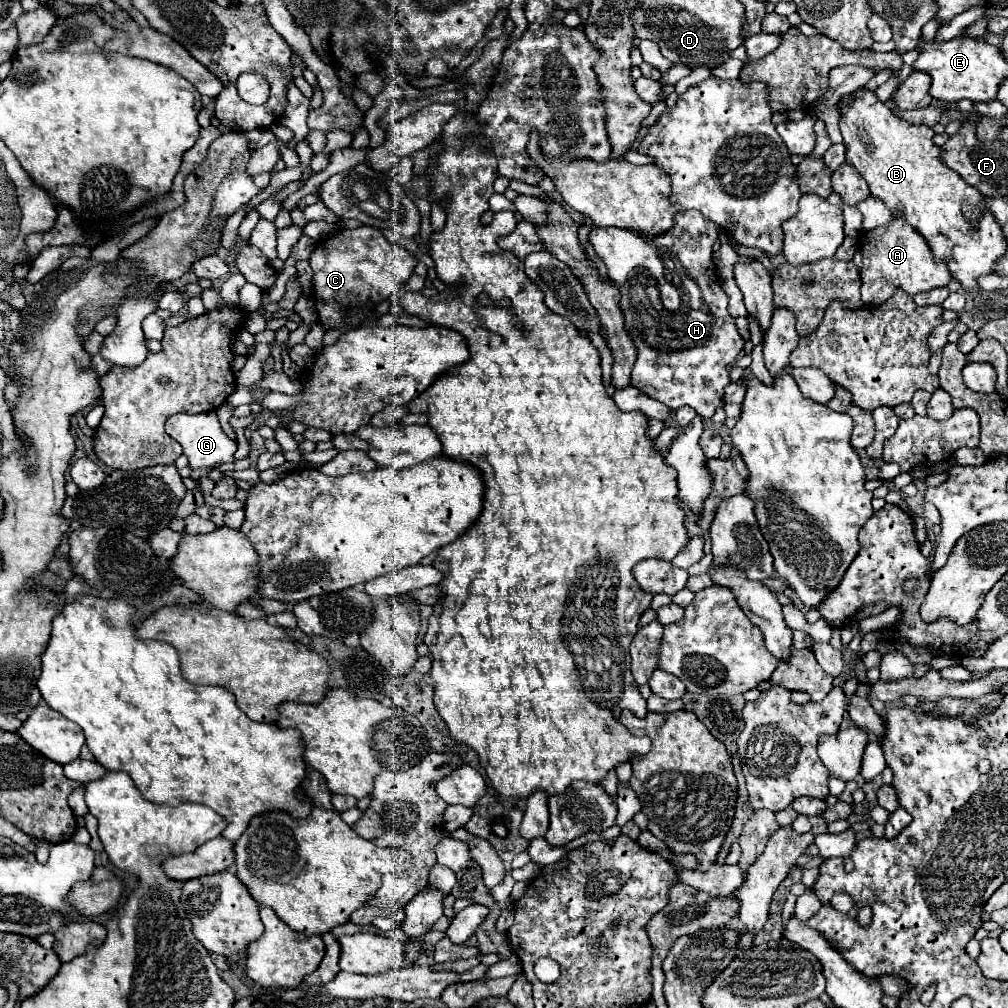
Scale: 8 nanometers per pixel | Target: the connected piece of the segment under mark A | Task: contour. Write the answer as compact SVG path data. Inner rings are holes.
M893 218L889 224L863 234L861 282L863 304L873 306L889 300L897 288L903 288L907 294L915 296L917 292L947 286L951 282L951 274L945 264L935 264L925 238L917 234L917 230L913 230L907 222Z

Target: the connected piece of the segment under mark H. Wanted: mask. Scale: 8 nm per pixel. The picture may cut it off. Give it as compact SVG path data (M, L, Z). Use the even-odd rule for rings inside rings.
M693 210L679 212L675 216L673 228L667 234L657 234L655 238L643 238L643 234L635 234L633 230L619 230L617 226L595 226L589 232L589 244L593 246L595 254L605 262L609 280L621 292L621 310L627 334L631 334L633 342L639 342L635 366L631 372L631 386L643 390L643 394L651 398L657 398L671 410L691 406L705 420L709 420L713 412L721 406L723 390L731 382L727 366L737 358L737 354L745 346L745 340L737 332L735 318L727 310L729 296L717 282L713 262L713 244L717 242L719 226L715 226L715 222L703 218L703 214ZM685 278L691 278L701 290L701 302L697 308L691 308L689 304Z

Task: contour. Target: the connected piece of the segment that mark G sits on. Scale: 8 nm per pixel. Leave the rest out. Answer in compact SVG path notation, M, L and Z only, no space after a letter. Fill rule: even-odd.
M203 412L203 414L173 414L165 422L165 430L171 438L175 438L183 446L183 454L189 458L191 470L197 468L213 468L219 464L231 464L235 462L237 442L231 440L219 424L219 418L215 412Z

